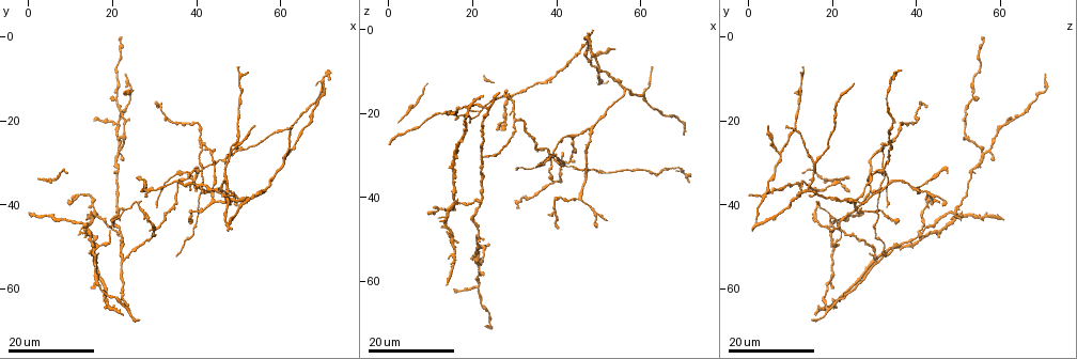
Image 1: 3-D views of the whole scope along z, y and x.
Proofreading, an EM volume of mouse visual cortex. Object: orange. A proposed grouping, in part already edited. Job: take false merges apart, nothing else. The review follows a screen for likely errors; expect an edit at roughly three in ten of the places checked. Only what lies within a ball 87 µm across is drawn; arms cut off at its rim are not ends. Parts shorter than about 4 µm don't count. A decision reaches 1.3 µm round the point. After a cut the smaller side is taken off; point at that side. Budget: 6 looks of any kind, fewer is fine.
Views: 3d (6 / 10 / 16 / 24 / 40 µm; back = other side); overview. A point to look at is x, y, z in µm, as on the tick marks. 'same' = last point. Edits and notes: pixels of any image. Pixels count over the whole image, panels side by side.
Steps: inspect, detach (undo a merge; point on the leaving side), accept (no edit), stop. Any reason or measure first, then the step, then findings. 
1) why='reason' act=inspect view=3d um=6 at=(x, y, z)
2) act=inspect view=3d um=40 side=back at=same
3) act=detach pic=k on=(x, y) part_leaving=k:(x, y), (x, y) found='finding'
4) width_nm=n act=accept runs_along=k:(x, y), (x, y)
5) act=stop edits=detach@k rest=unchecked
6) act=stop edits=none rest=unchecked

why='looks like a crossing' act=inspect view=3d um=24 at=(16.5, 50.5, 20.0)

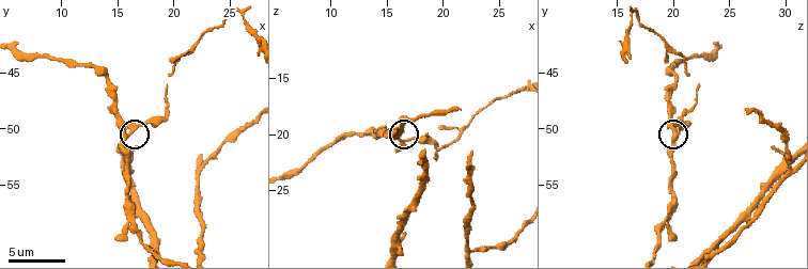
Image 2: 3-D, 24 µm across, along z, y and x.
why='closer look' act=inspect view=3d um=6 at=(16.2, 50.4, 20.4)

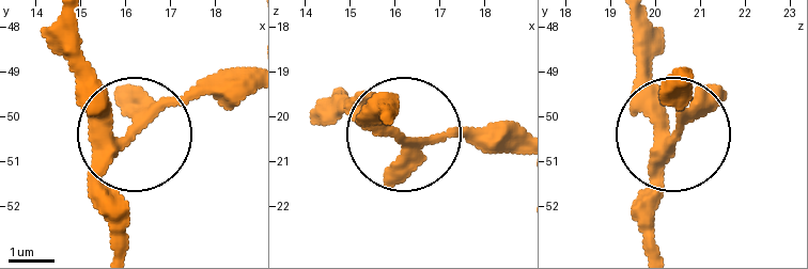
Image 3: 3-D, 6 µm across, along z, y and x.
act=accept runs_along=3:(113, 244), (106, 164), (137, 129), (224, 76) found='one neuron here'

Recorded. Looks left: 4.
why='side arm on a straight run' act=inspect view=3d um=24 at=(28.5, 44.0, 16.0)

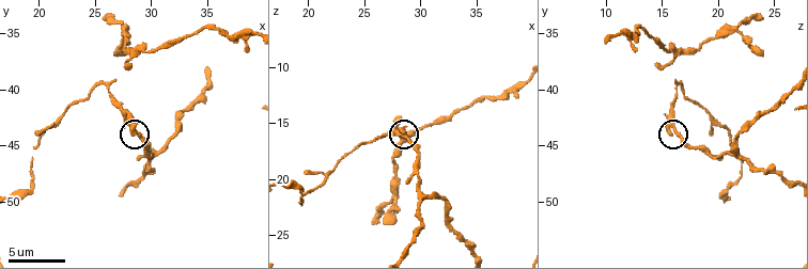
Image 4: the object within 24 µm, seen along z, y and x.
why='zoom in' act=inspect view=3d um=6 at=(28.6, 43.6, 16.0)

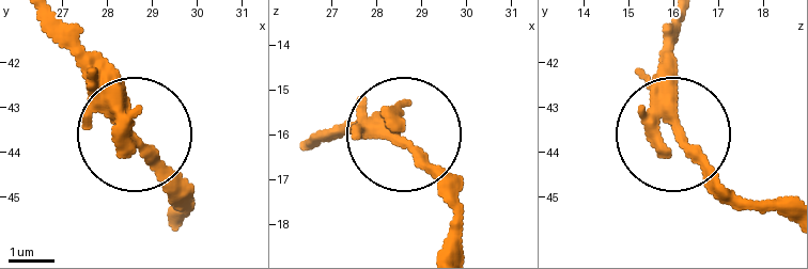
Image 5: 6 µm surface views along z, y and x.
width_nm=280 act=detach pic=5 on=(77, 47) part_leaving=5:(120, 98), (109, 67), (63, 21) found='two neurons meet here'

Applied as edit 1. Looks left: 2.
act=stop edits=detach@5 rest=unchecked

